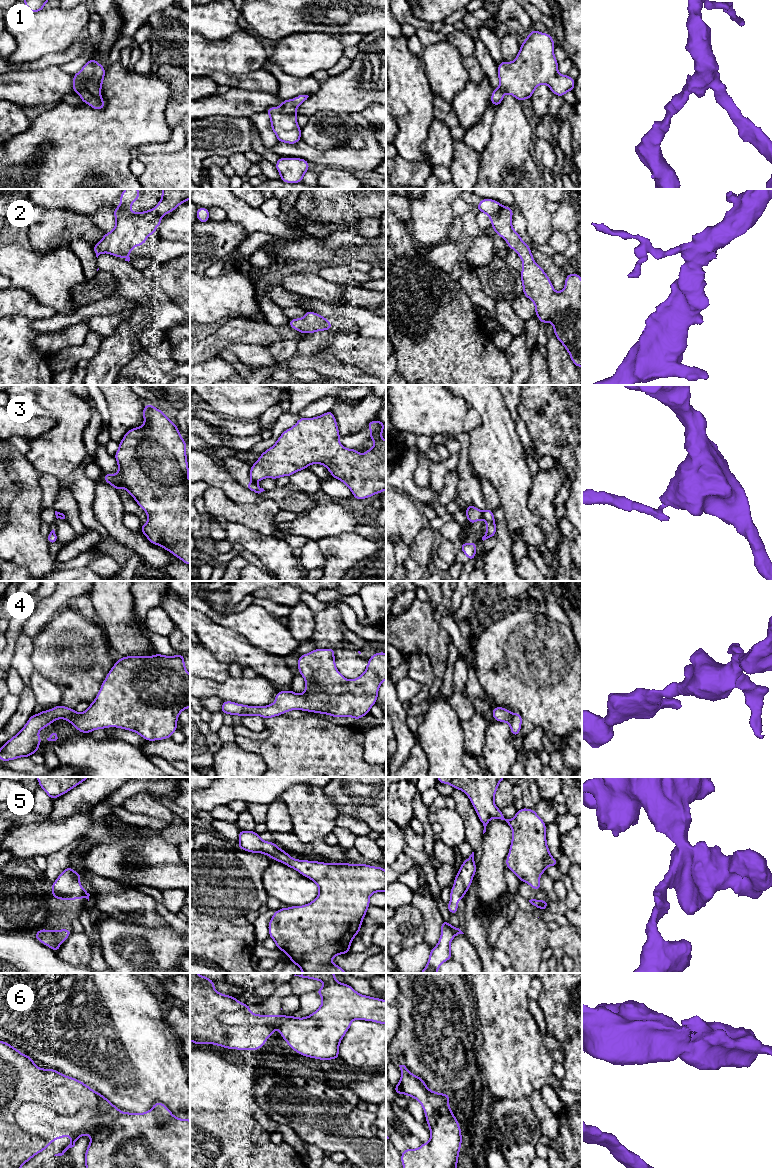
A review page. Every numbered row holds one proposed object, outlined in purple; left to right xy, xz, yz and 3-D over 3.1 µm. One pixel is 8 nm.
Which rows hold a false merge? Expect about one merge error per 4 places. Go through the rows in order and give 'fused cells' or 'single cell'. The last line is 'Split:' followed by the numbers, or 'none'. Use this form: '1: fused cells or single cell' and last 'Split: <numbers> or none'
1: single cell
2: single cell
3: fused cells
4: single cell
5: single cell
6: fused cells
Split: 3, 6

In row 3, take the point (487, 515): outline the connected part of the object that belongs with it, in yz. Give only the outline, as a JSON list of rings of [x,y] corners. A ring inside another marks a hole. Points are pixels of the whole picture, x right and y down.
[[[486,509],[482,512],[482,519],[486,522],[486,533],[482,540],[486,540],[496,535],[496,523],[492,510]]]

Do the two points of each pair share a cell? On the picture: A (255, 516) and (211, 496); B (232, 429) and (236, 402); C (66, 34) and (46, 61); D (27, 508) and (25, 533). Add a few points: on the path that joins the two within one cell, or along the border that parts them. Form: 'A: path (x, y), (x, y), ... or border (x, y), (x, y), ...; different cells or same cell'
A: path (244, 514), (228, 512), (222, 507); same cell
B: border (237, 419), (256, 421); different cells
C: border (73, 42), (62, 51), (48, 53), (30, 62); different cells
D: path (25, 514), (25, 527); same cell

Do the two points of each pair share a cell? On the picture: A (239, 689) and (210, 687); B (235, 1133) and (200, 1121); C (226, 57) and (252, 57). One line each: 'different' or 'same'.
A: same
B: same
C: same

